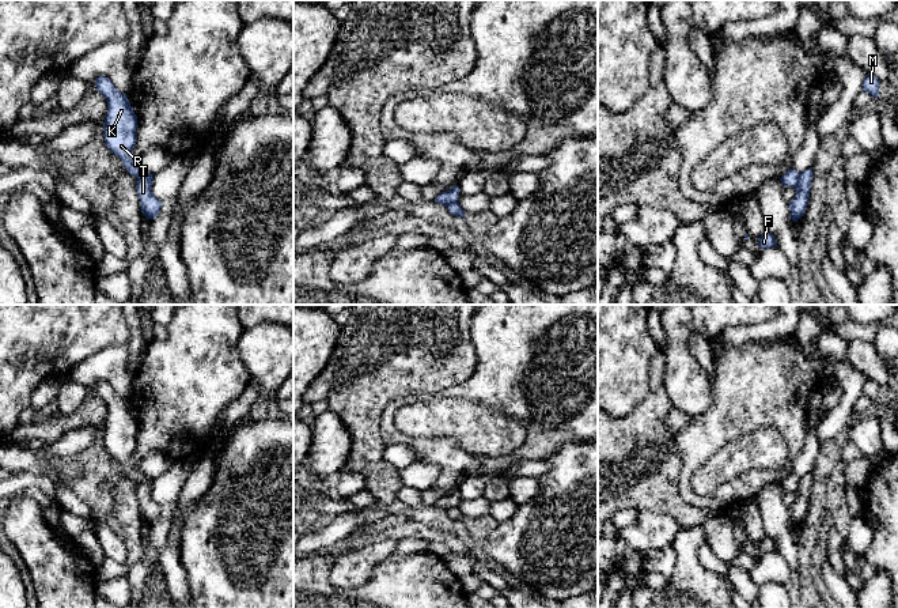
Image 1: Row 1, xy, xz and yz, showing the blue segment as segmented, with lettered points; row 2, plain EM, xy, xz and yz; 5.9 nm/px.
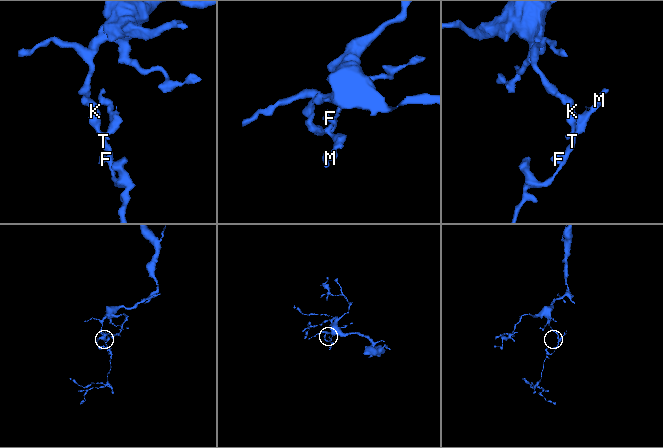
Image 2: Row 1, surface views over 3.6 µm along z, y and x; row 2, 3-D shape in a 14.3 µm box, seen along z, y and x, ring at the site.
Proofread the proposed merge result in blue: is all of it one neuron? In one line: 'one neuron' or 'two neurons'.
two neurons

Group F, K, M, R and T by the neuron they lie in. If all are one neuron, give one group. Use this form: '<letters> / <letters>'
F M T / K R

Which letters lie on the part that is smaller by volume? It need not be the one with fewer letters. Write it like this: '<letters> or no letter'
F, M, T

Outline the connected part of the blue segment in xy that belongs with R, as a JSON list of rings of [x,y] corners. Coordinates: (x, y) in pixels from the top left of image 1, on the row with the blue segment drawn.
[[[106,76],[96,78],[95,86],[107,101],[107,114],[103,122],[106,146],[122,161],[130,175],[137,180],[147,177],[149,173],[132,158],[137,139],[137,116],[130,106],[128,95],[120,92]]]

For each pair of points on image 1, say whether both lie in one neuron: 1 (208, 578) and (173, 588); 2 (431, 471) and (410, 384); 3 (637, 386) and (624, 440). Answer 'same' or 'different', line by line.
1: different
2: different
3: different

